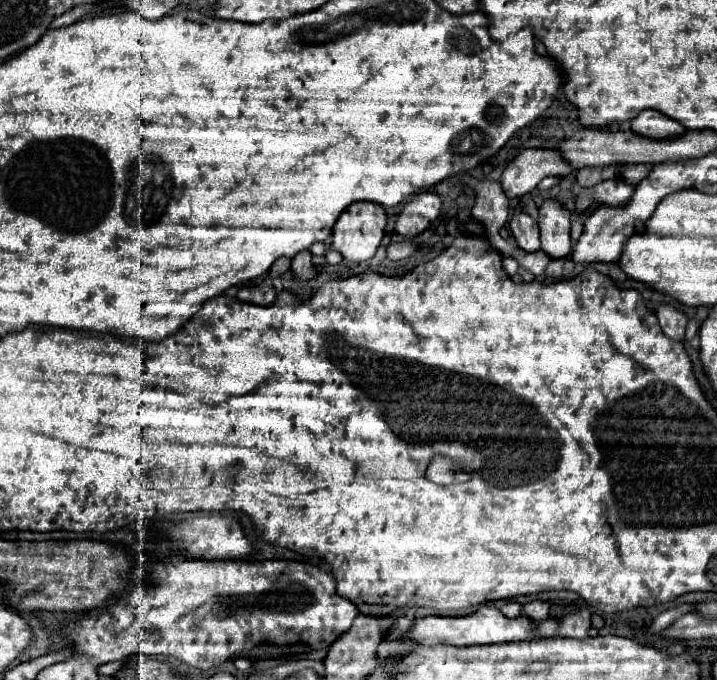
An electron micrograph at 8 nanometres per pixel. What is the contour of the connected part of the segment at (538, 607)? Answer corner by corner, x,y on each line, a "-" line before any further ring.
539,600
529,602
529,604
523,606
523,612
525,612
527,618
531,618
535,622
541,622
549,616
549,602
539,602

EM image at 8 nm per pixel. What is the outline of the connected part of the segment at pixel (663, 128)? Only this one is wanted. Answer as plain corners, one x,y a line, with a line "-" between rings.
643,110
637,118
631,120
631,130
653,140
667,140
685,134
685,128
679,122
663,116
657,110

